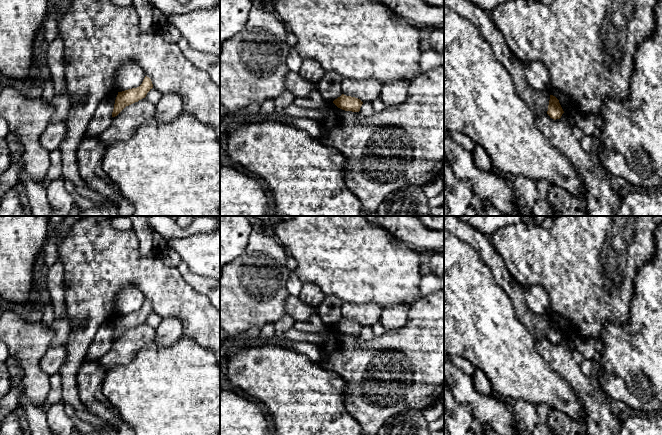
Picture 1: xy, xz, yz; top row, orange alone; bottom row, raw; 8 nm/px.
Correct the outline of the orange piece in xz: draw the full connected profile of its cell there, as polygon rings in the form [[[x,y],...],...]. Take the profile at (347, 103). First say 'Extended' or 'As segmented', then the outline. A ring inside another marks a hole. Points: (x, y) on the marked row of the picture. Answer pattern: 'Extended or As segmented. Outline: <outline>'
As segmented. Outline: [[[342,94],[335,99],[333,103],[340,109],[345,111],[359,112],[363,102],[355,97]]]

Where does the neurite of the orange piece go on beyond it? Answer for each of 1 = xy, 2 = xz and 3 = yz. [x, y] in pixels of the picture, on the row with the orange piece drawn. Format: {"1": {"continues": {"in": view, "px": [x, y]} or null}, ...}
{"1": {"continues": null}, "2": {"continues": null}, "3": {"continues": null}}

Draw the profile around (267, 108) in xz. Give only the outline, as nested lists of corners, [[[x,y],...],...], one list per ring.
[[[266,100],[260,105],[259,113],[263,117],[271,117],[275,110],[274,100]]]

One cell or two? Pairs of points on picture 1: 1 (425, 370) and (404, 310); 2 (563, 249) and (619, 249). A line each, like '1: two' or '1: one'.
1: two
2: one

